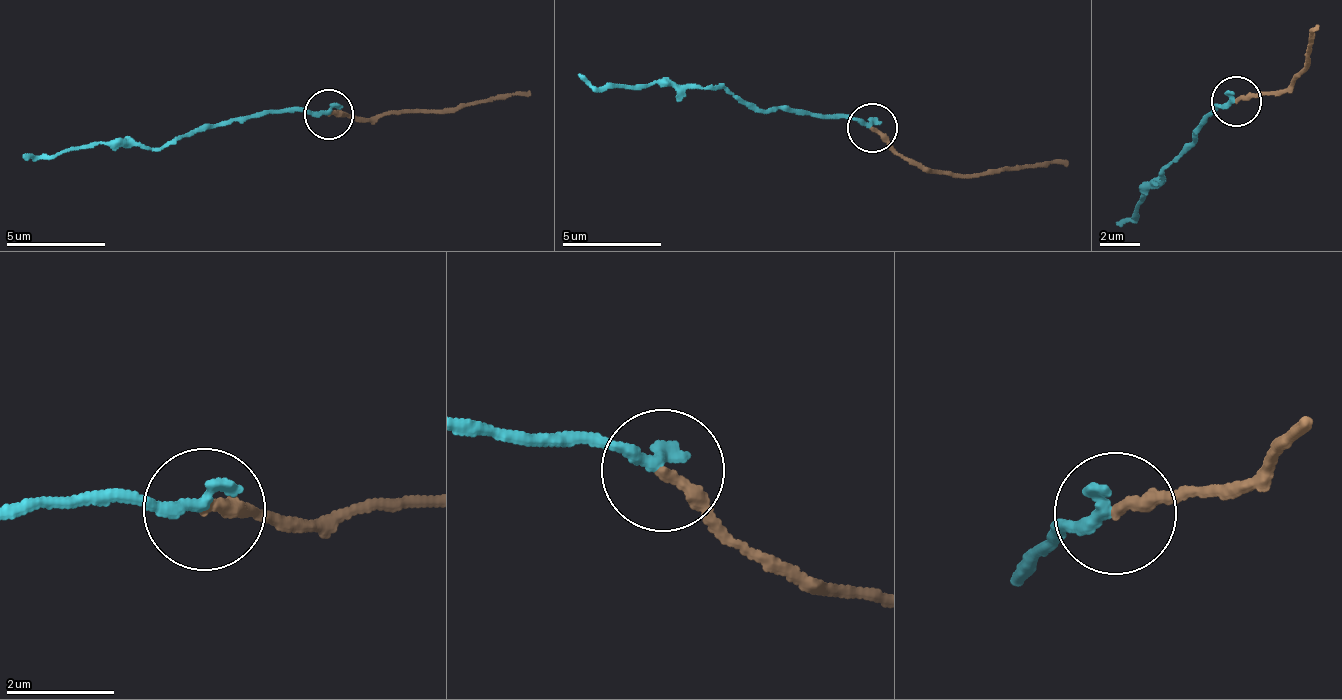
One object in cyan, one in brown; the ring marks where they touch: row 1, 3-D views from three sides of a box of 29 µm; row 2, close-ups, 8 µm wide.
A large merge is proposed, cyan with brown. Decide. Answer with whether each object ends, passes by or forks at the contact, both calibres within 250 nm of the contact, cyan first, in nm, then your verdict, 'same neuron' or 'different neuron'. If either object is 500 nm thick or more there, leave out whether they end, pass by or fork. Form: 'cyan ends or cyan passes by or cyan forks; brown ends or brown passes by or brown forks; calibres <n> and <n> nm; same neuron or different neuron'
cyan ends; brown ends; calibres 280 and 240 nm; same neuron

